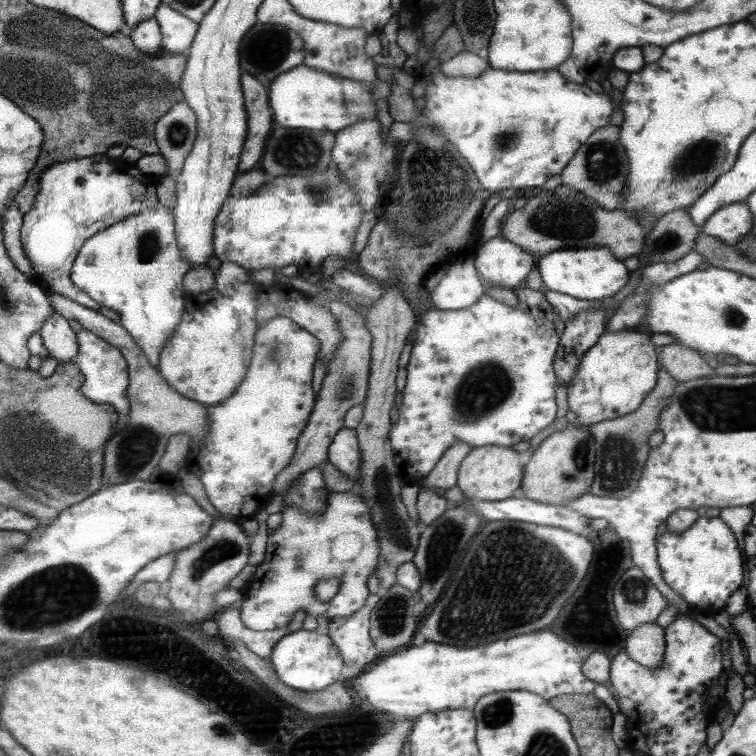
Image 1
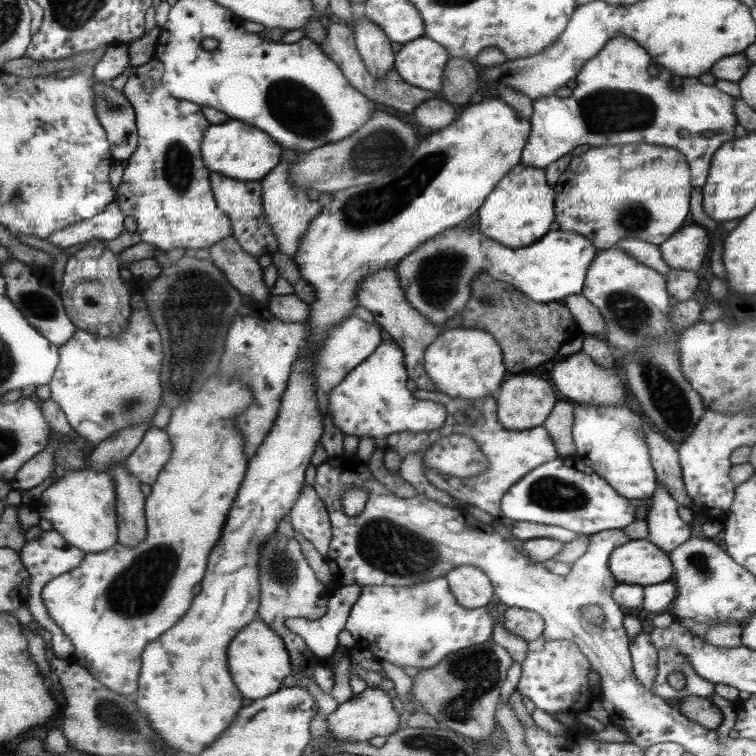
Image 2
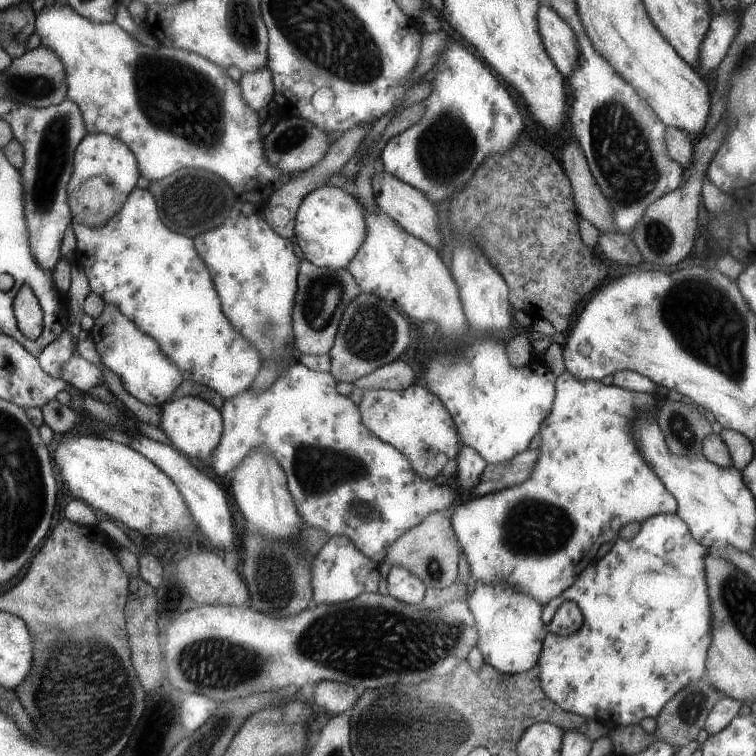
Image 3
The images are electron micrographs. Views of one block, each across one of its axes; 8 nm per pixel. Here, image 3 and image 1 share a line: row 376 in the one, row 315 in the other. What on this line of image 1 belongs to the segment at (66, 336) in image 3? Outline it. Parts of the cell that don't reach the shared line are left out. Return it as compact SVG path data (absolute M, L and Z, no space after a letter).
M58 313L49 316L39 331L47 353L59 363L68 362L78 354L77 333L70 327L68 319Z

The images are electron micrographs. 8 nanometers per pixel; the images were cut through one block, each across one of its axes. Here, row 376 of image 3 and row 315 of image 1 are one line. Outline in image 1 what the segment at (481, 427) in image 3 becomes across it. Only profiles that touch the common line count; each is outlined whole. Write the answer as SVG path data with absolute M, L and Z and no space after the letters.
M527 287L515 290L518 304L516 306L497 301L495 297L484 295L479 302L464 310L443 311L430 308L420 320L420 325L414 328L415 341L409 360L407 372L407 385L401 395L401 404L398 408L399 419L392 425L391 441L395 448L395 457L401 470L401 479L405 482L417 483L428 476L435 468L435 464L456 443L466 443L471 448L502 446L512 447L520 441L529 441L548 427L556 418L556 372L554 369L554 352L559 350L560 336L555 329L555 312L553 306L540 291L530 290Z

